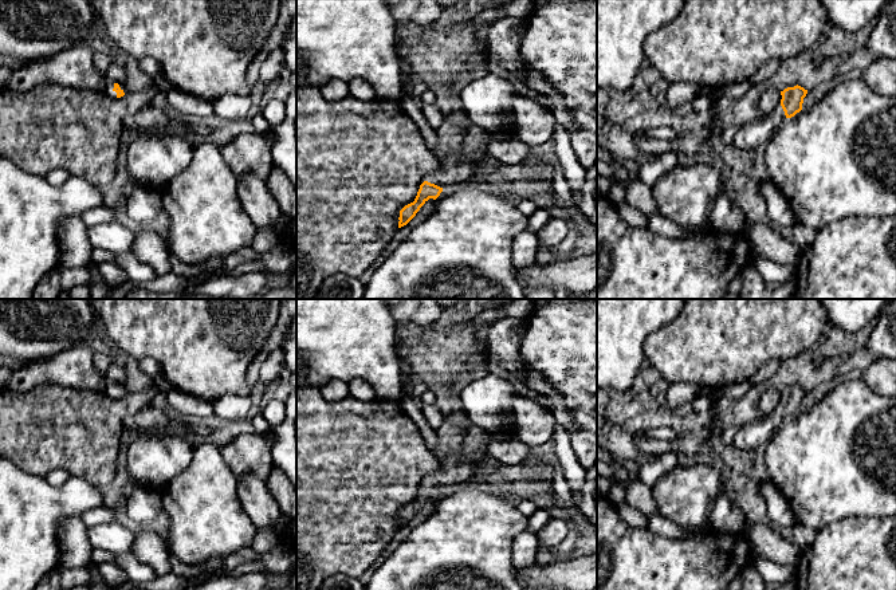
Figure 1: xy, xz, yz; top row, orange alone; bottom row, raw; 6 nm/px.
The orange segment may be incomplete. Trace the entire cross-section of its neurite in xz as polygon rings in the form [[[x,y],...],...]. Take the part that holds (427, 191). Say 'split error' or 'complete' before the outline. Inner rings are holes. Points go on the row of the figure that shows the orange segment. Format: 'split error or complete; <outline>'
split error; [[[459,152],[447,154],[440,160],[440,169],[420,185],[414,201],[400,211],[398,228],[406,225],[429,198],[436,200],[444,188],[468,181],[478,170],[472,157]]]

